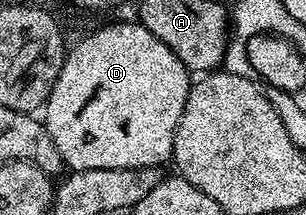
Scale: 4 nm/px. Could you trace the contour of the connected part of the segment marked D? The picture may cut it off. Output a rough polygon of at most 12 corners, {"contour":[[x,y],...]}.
{"contour":[[134,20],[66,50],[68,170],[163,167],[193,77]]}

